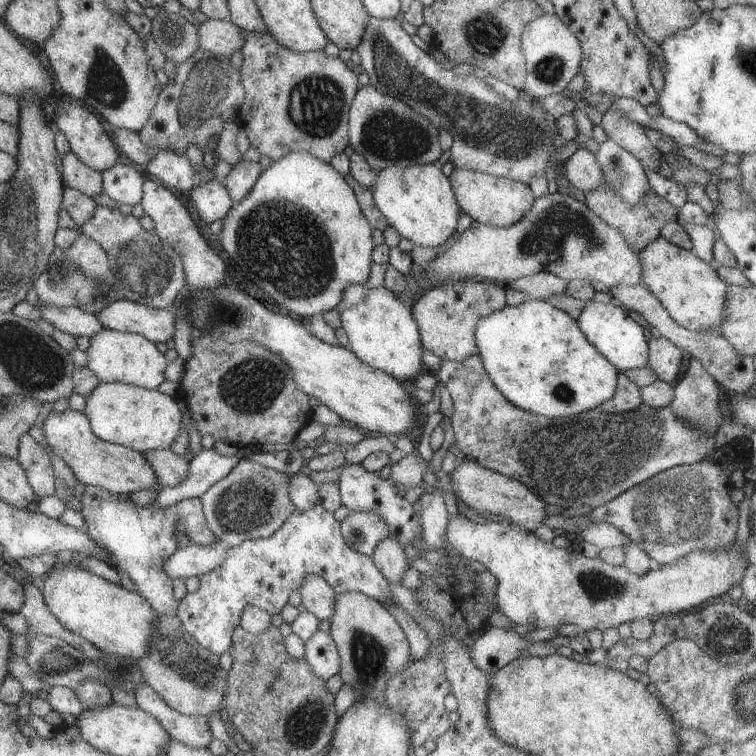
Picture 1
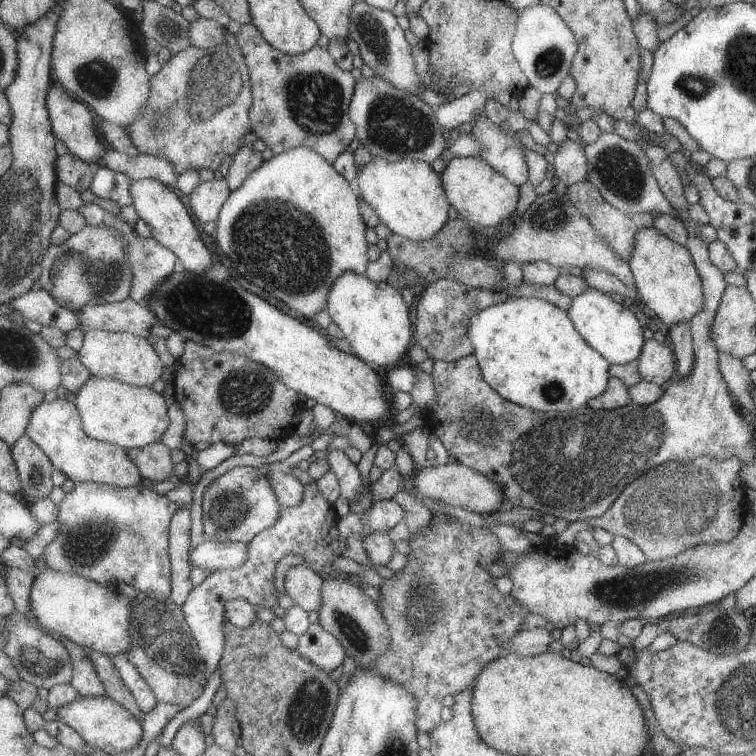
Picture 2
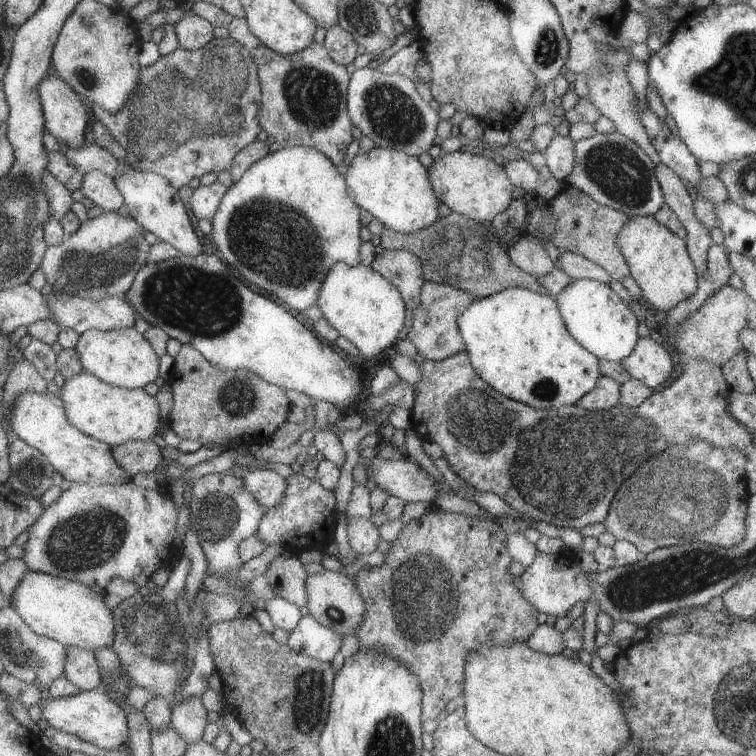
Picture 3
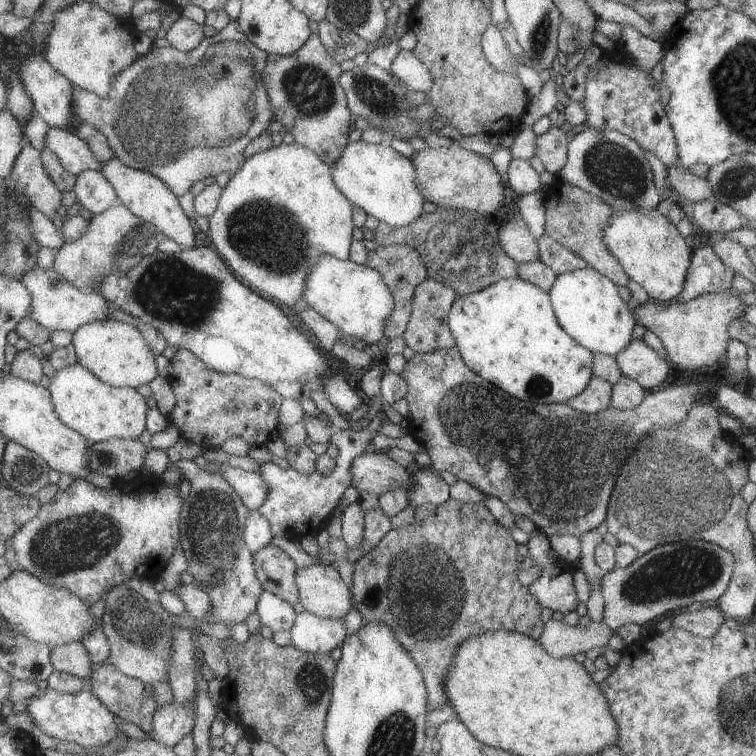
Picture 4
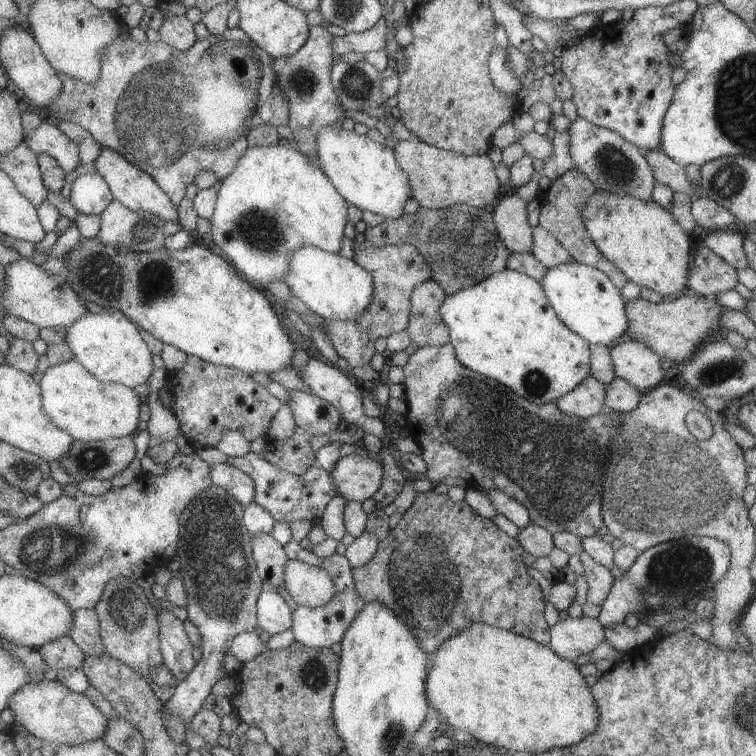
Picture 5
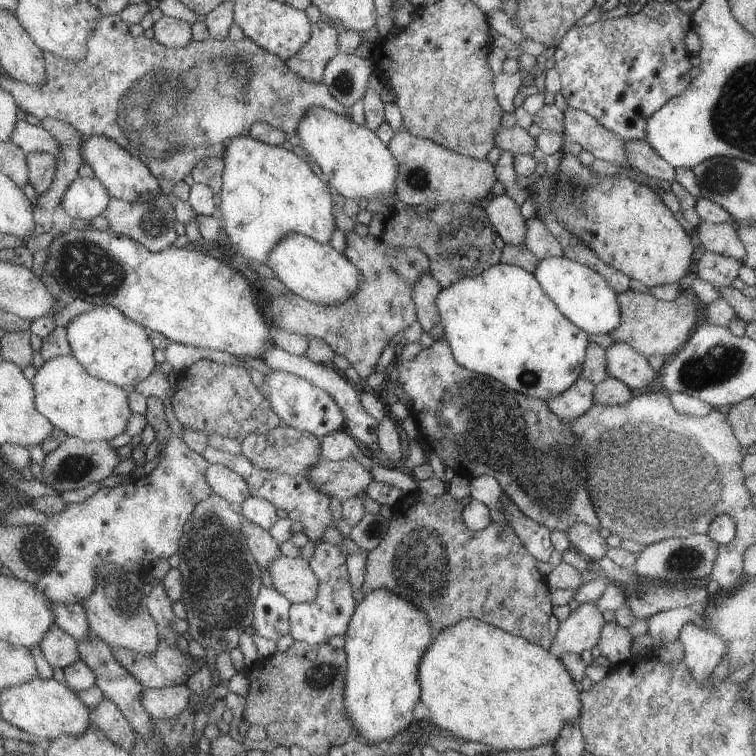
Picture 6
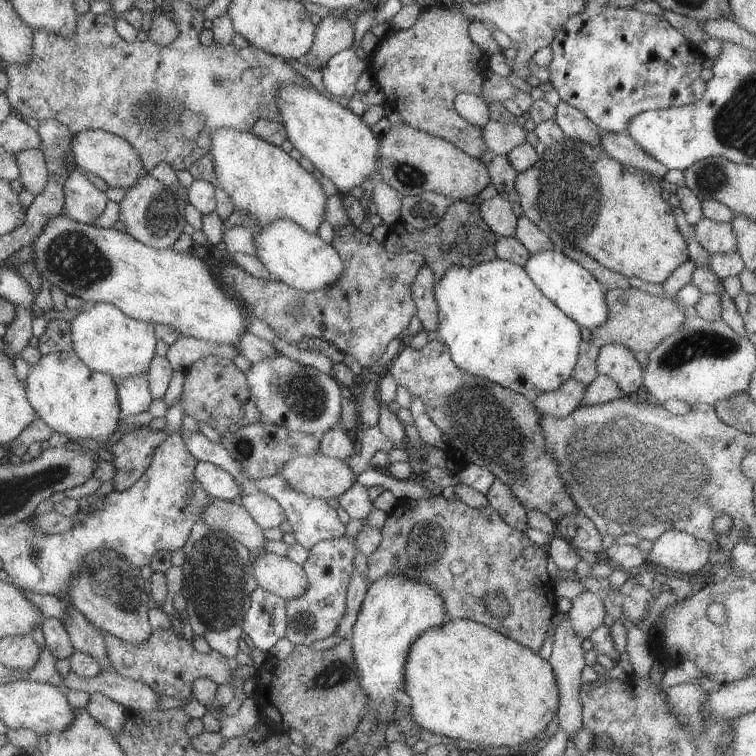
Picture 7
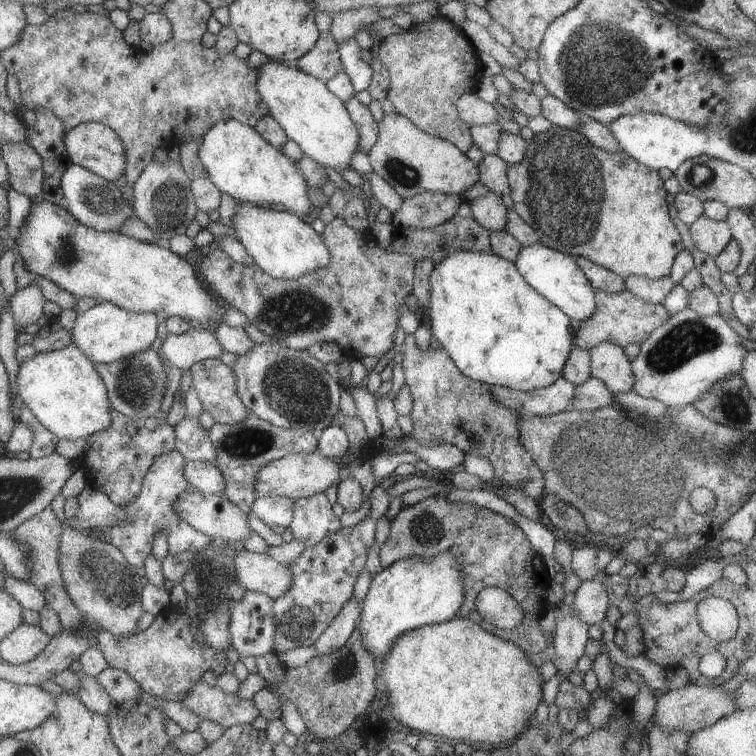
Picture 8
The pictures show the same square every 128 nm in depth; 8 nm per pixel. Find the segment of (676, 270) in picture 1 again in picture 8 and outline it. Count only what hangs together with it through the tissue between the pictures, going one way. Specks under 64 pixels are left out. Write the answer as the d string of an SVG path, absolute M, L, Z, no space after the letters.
M551 125L549 129L541 135L533 134L533 138L526 140L525 144L527 144L527 146L525 146L525 154L523 154L521 162L507 166L506 175L509 190L511 190L508 195L513 202L512 206L519 215L519 218L522 218L527 226L531 226L531 228L535 230L535 234L539 237L541 244L571 256L587 258L587 260L590 260L593 264L610 270L623 279L631 275L651 280L669 276L675 256L684 252L684 248L679 237L679 232L675 229L671 221L673 212L667 203L665 203L666 191L663 188L663 183L656 170L644 164L639 164L639 162L627 156L623 151L615 154L615 152L607 152L607 150L601 150L593 146L589 140L577 132L577 129L559 128Z

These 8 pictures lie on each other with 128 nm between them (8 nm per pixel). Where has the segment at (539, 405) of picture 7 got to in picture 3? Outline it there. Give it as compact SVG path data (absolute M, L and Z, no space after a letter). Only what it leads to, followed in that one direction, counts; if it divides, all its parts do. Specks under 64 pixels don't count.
M599 377L597 384L575 402L575 406L586 411L609 410L619 402L619 386L612 378Z

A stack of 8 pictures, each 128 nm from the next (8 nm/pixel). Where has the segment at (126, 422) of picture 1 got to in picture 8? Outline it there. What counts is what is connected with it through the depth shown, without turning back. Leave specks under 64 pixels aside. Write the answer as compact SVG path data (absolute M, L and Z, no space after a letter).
M72 338L59 350L36 353L21 362L15 374L15 388L39 424L59 439L86 438L93 432L105 430L111 422L103 381Z

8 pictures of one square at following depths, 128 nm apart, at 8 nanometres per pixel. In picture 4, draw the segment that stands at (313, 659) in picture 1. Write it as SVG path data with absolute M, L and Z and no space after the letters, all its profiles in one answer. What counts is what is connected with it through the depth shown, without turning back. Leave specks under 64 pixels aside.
M302 611L295 615L292 627L288 631L290 644L309 654L327 654L336 646L340 647L346 637L346 628L343 620L337 618L319 618L311 612Z

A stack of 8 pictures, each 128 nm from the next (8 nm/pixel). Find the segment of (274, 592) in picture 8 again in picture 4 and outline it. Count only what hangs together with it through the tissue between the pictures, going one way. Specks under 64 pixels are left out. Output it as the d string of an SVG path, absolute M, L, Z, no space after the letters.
M330 564L296 568L295 584L301 606L319 618L342 620L351 608L349 588Z

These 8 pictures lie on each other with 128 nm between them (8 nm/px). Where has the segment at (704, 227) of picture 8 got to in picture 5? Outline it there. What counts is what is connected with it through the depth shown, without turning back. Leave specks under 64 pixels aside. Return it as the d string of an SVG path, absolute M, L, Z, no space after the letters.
M734 228L710 231L703 241L703 246L727 264L731 264L735 270L743 270L748 266L742 244L743 237Z

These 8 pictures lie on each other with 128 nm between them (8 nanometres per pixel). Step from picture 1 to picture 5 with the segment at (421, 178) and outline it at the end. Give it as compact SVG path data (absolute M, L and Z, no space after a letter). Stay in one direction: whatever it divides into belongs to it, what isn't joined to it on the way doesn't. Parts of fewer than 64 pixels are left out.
M323 128L315 136L315 148L319 168L329 178L333 188L341 195L347 204L355 205L361 210L369 210L373 214L379 214L383 218L397 218L403 214L403 206L409 198L409 183L406 174L395 160L392 148L373 142L366 134L357 131L349 131L342 128Z

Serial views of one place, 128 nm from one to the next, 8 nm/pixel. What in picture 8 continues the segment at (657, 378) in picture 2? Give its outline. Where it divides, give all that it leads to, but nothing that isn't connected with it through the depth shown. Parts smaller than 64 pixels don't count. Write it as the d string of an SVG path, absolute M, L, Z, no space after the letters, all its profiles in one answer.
M600 341L589 350L590 376L598 378L613 394L632 390L633 372L625 352L614 342Z

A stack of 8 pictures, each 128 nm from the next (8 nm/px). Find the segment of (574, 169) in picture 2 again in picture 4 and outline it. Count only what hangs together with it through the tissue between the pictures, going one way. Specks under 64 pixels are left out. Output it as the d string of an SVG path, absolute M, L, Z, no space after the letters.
M552 126L535 138L535 156L539 158L544 170L554 176L565 164L567 156L567 136L559 127Z

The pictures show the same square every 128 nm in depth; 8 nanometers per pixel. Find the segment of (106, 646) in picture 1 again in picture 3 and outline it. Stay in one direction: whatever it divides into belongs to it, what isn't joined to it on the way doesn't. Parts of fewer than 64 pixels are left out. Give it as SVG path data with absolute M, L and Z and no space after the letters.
M27 571L21 576L8 601L21 620L39 636L59 642L63 646L69 645L91 651L105 646L111 647L115 634L111 607L103 602L100 594L93 592L81 582Z

